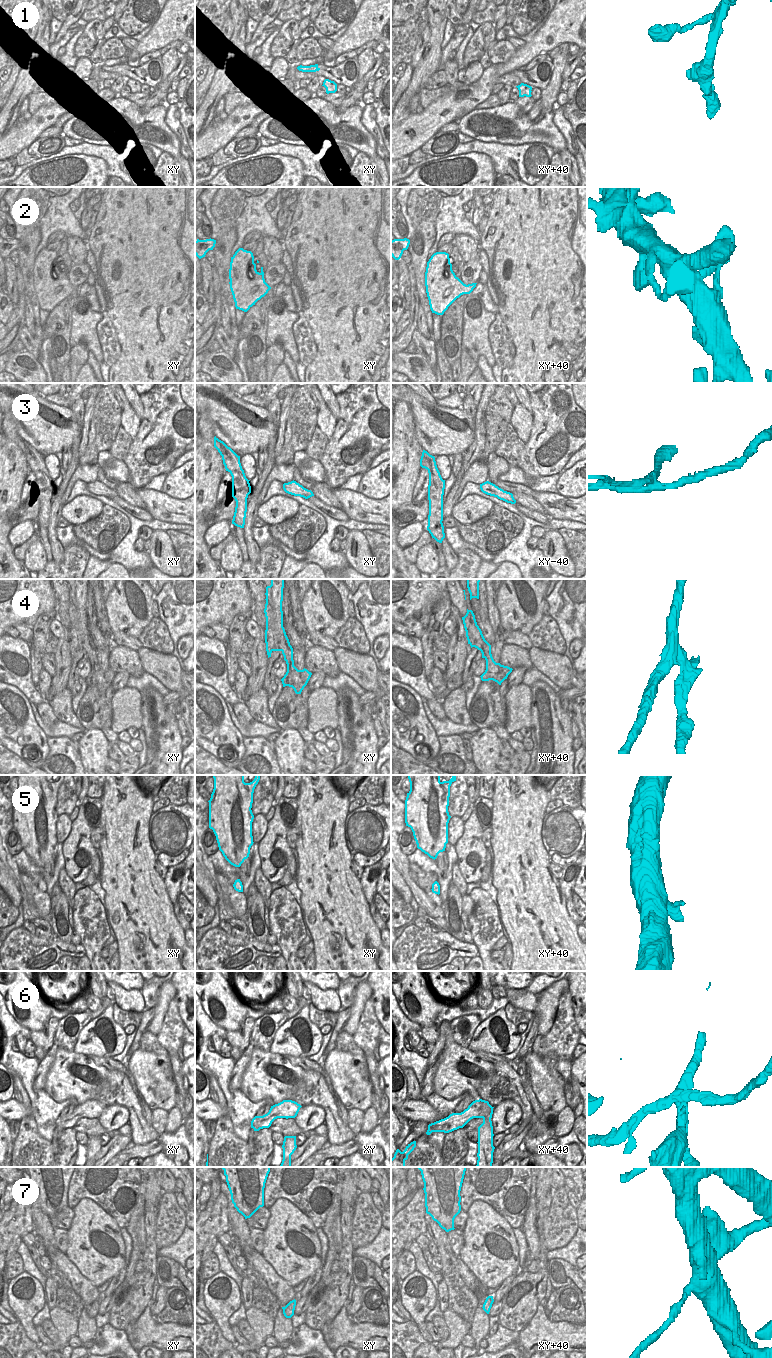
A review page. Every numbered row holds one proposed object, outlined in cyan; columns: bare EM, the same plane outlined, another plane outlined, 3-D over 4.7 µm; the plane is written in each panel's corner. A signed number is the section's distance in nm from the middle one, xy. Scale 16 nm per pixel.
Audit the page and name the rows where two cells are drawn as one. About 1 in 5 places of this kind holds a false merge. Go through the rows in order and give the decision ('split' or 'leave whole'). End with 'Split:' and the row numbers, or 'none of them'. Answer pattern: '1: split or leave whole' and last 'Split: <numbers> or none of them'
1: leave whole
2: split
3: split
4: split
5: leave whole
6: split
7: split
Split: 2, 3, 4, 6, 7

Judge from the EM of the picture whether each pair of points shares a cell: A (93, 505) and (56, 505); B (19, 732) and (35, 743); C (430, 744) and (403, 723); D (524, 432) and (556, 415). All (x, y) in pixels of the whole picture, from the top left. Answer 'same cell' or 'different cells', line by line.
A: different cells
B: same cell
C: same cell
D: different cells

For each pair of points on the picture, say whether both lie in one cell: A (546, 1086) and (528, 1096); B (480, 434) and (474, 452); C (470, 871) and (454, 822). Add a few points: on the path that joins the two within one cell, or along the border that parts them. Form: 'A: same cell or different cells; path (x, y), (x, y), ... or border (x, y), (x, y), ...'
A: different cells; border (527, 1070), (531, 1089), (543, 1111)
B: same cell; path (480, 438), (476, 448)
C: different cells; border (464, 822), (463, 833), (454, 844)

